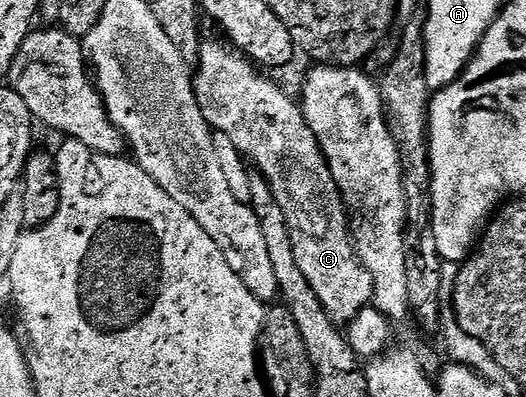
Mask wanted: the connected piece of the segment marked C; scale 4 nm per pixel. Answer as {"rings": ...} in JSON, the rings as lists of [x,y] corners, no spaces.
{"rings":[[[220,41],[204,45],[220,51],[218,59],[206,59],[199,64],[214,65],[220,73],[220,85],[214,93],[196,94],[203,119],[215,132],[229,136],[245,160],[267,179],[275,201],[286,215],[296,265],[332,320],[340,325],[349,323],[373,302],[373,276],[356,255],[347,206],[324,153],[314,149],[320,145],[305,121],[304,112],[296,113],[301,106],[296,101],[288,103],[284,99],[288,91],[283,86],[276,91],[275,80],[268,85],[269,76],[264,81],[258,79],[260,71],[256,67],[248,69],[253,62],[242,53]]]}

